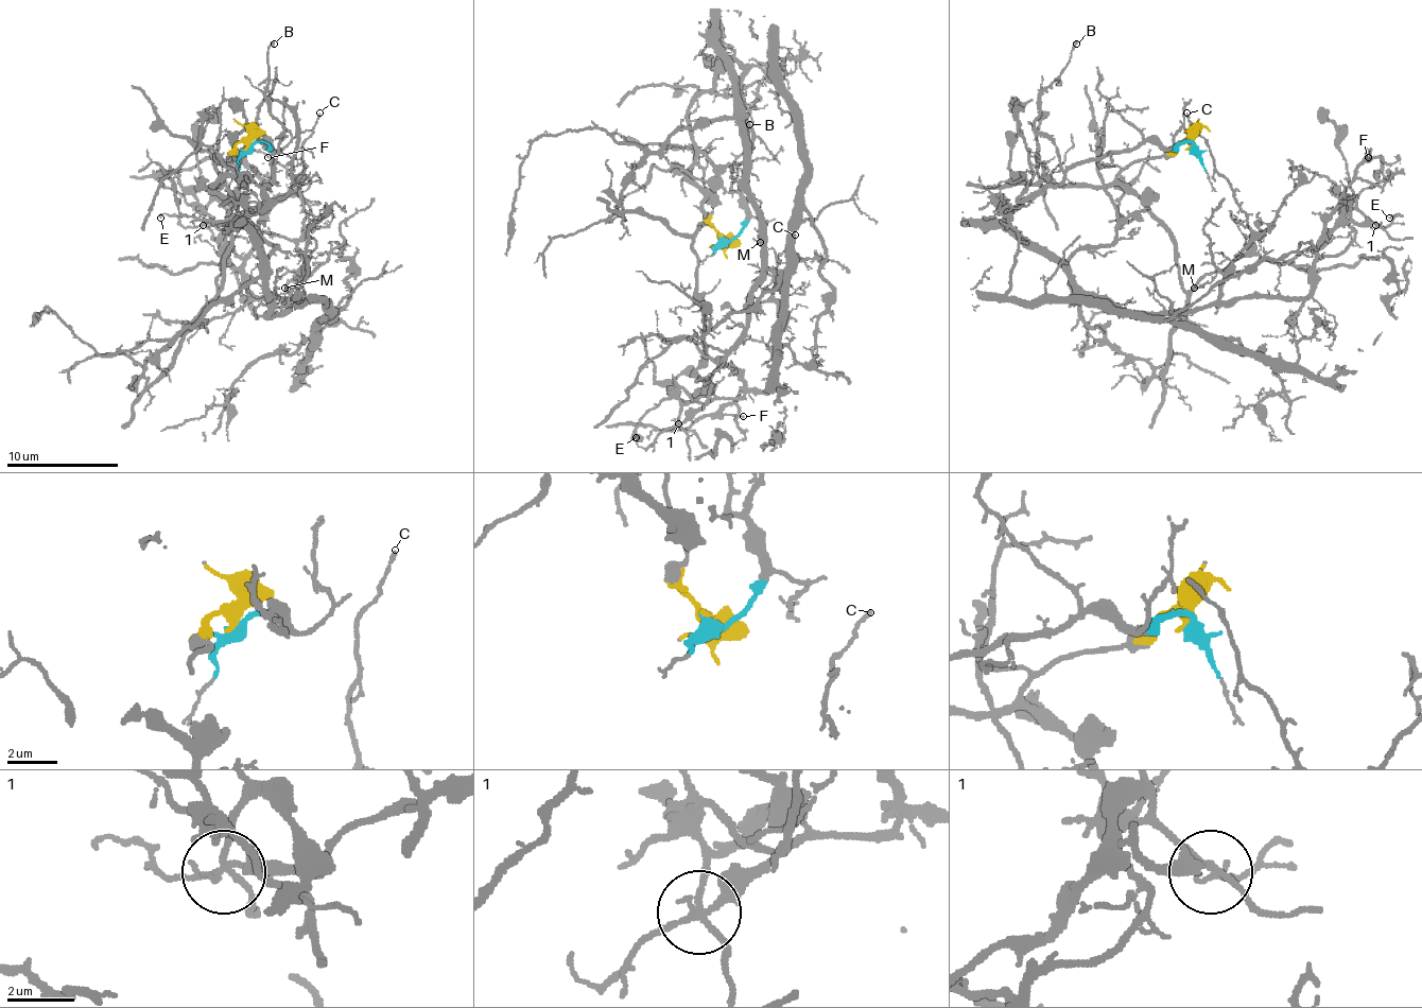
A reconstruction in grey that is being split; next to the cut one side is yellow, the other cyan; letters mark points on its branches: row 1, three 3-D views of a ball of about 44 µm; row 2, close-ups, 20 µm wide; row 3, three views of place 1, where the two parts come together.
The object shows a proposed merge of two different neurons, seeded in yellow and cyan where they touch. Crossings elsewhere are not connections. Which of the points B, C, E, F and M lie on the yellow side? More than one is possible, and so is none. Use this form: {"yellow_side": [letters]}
{"yellow_side": []}

